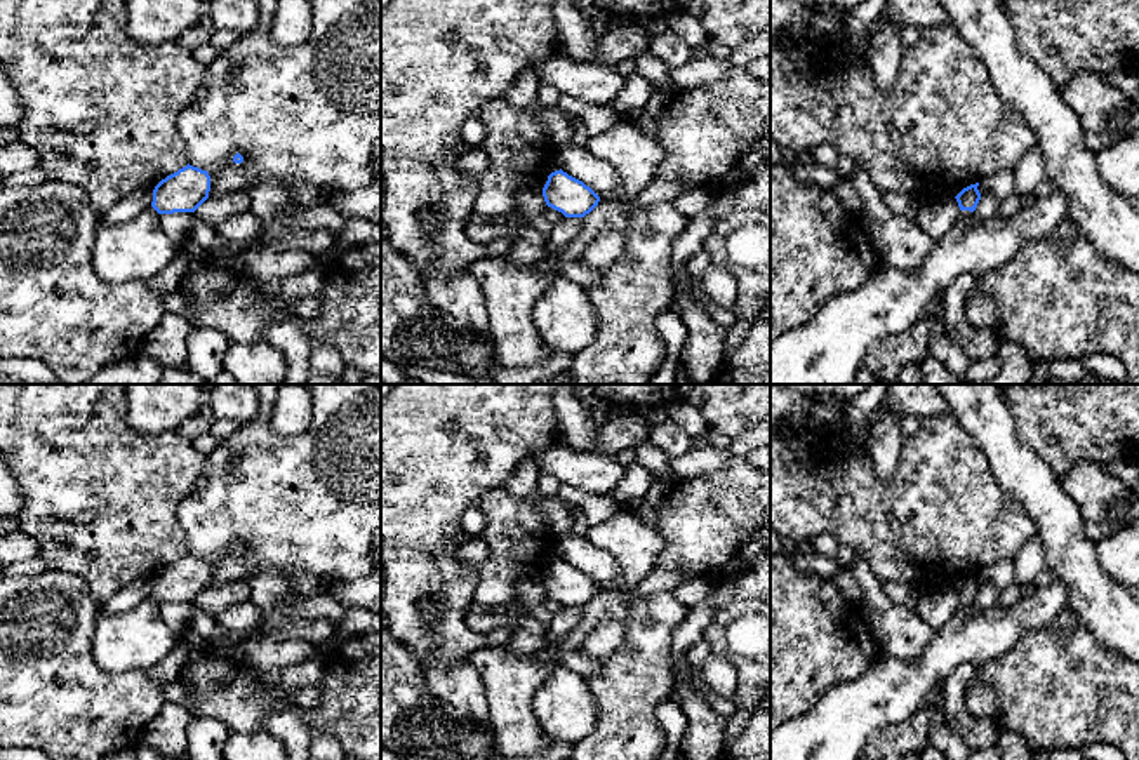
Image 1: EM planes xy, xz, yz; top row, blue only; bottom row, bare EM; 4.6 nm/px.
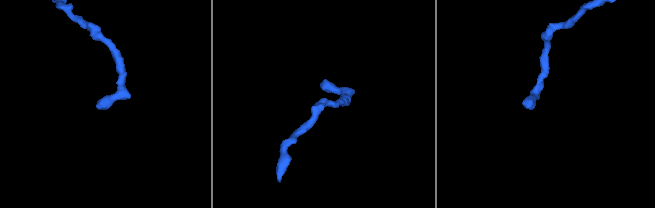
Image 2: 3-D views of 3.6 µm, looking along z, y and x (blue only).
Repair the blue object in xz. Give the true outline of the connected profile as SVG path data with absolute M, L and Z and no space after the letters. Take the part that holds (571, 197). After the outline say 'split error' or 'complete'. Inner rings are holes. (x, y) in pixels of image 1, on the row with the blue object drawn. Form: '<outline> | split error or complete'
M562 169L548 176L543 197L548 207L562 212L565 217L584 217L600 202L600 197L589 186Z | complete

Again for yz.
M979 183L963 188L955 198L960 216L953 228L936 240L934 249L918 270L899 270L878 263L869 278L856 290L843 290L821 304L819 311L802 327L796 327L770 343L770 384L854 384L857 372L864 367L868 346L892 332L911 329L927 315L929 304L944 296L948 287L962 275L976 278L1007 263L1024 242L1047 237L1059 223L1071 219L1066 197L1054 190L1045 198L1035 198L1031 205L1022 205L1010 217L977 219L974 210L981 200Z | split error

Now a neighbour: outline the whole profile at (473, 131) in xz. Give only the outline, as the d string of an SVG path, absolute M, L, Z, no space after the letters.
M478 115L468 117L461 129L461 137L466 144L482 148L485 143L485 125Z

